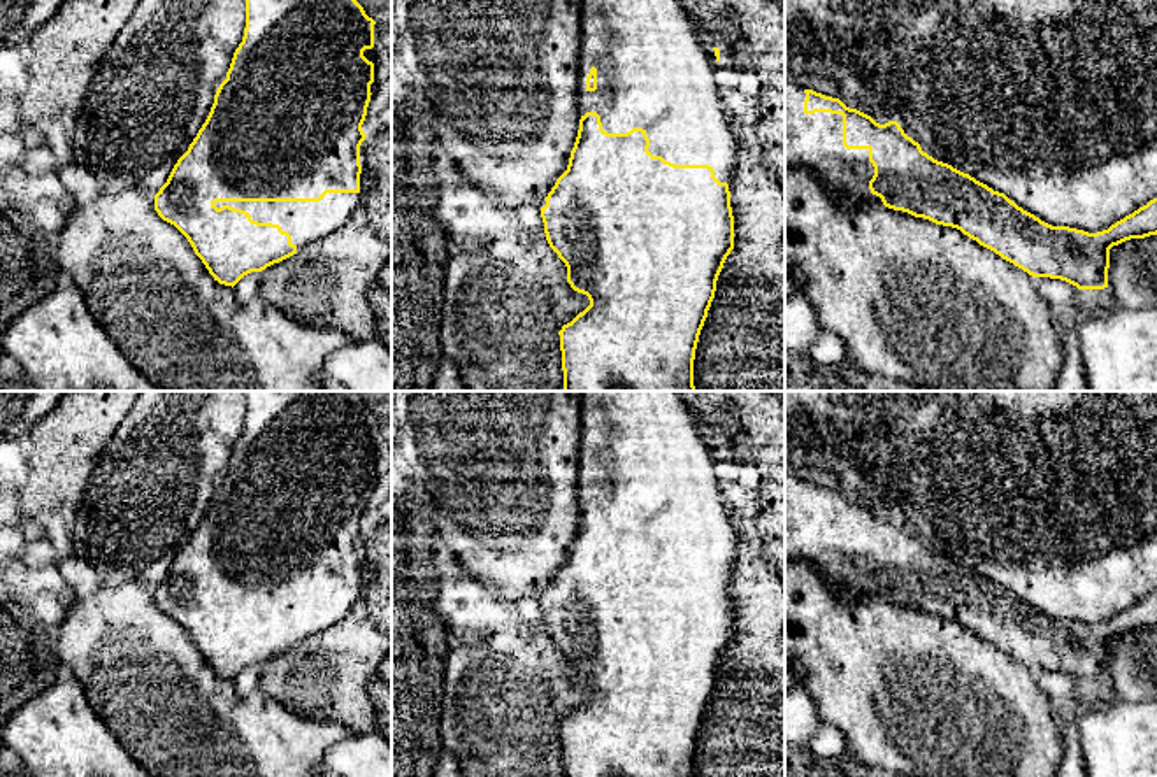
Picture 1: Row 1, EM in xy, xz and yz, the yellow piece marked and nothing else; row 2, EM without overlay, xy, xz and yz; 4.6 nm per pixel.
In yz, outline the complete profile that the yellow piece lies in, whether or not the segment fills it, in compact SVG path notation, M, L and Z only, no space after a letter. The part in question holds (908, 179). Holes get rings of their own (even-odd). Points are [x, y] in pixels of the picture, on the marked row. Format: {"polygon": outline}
{"polygon": "M787 77L785 167L815 170L832 195L843 196L850 203L902 210L936 225L957 228L1029 275L1060 279L1078 289L1108 288L1113 246L1157 235L1157 198L1097 233L1052 226L1018 207L1004 193L994 191L969 174L923 153L897 121L880 125L871 116L846 107L839 98L804 89Z"}

